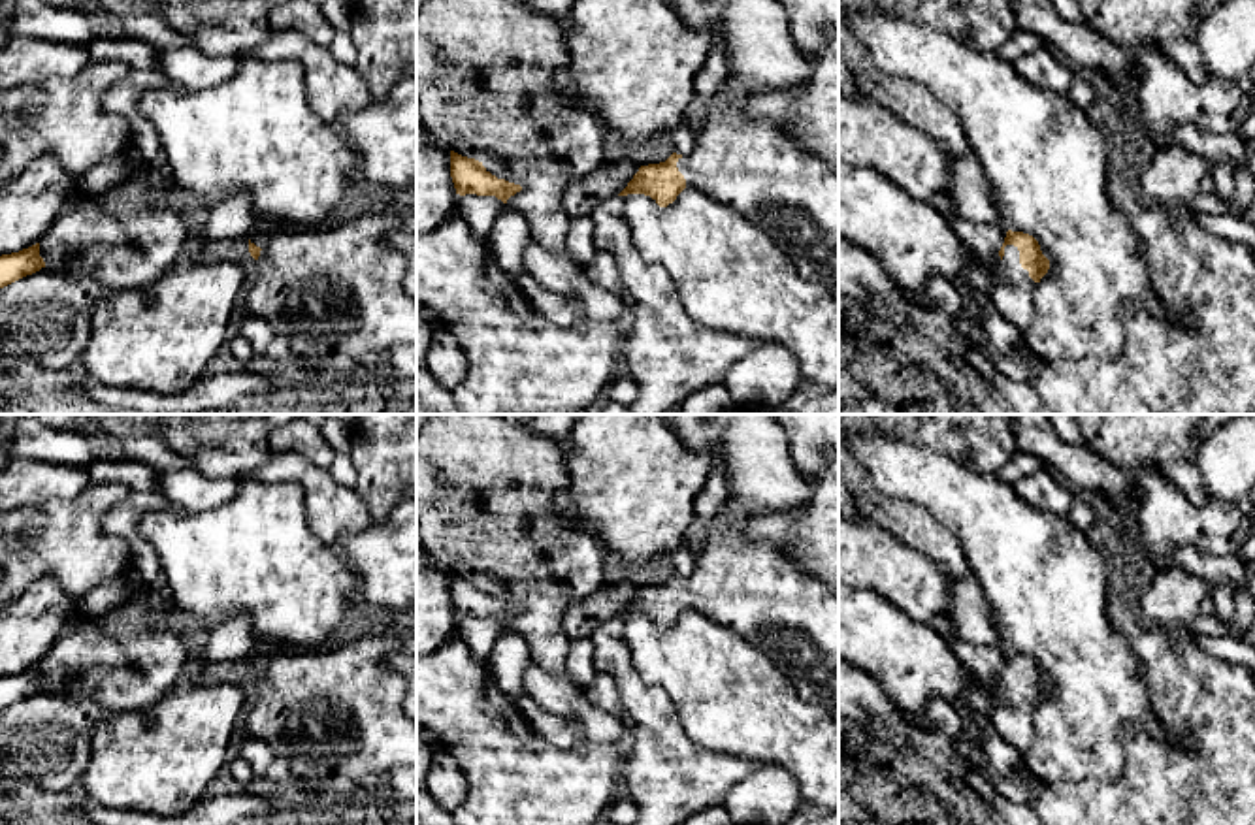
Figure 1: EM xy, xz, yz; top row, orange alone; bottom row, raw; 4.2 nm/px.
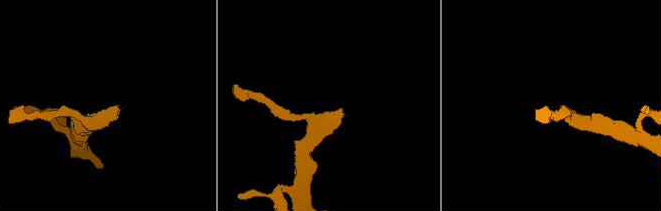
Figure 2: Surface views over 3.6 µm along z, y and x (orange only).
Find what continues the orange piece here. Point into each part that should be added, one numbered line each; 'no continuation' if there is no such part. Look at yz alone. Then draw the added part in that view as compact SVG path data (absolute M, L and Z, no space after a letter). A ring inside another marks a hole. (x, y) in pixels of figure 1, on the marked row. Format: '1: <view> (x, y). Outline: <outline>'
1: yz (1012, 296). Outline: M1004 247L1001 271L1002 279L989 286L987 298L1004 320L1025 333L1035 320L1036 283L1029 277L1029 271L1021 267L1018 247Z

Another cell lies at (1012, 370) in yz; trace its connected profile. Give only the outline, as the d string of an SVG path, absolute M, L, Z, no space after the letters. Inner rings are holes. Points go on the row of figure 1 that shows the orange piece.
M999 354L995 360L995 365L1010 380L1029 382L1029 384L1035 384L1035 380L1036 380L1027 367L1023 367L1019 362L1016 362L1012 358Z

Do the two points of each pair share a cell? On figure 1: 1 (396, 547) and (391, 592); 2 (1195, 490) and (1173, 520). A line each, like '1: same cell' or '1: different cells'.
1: same cell
2: different cells

